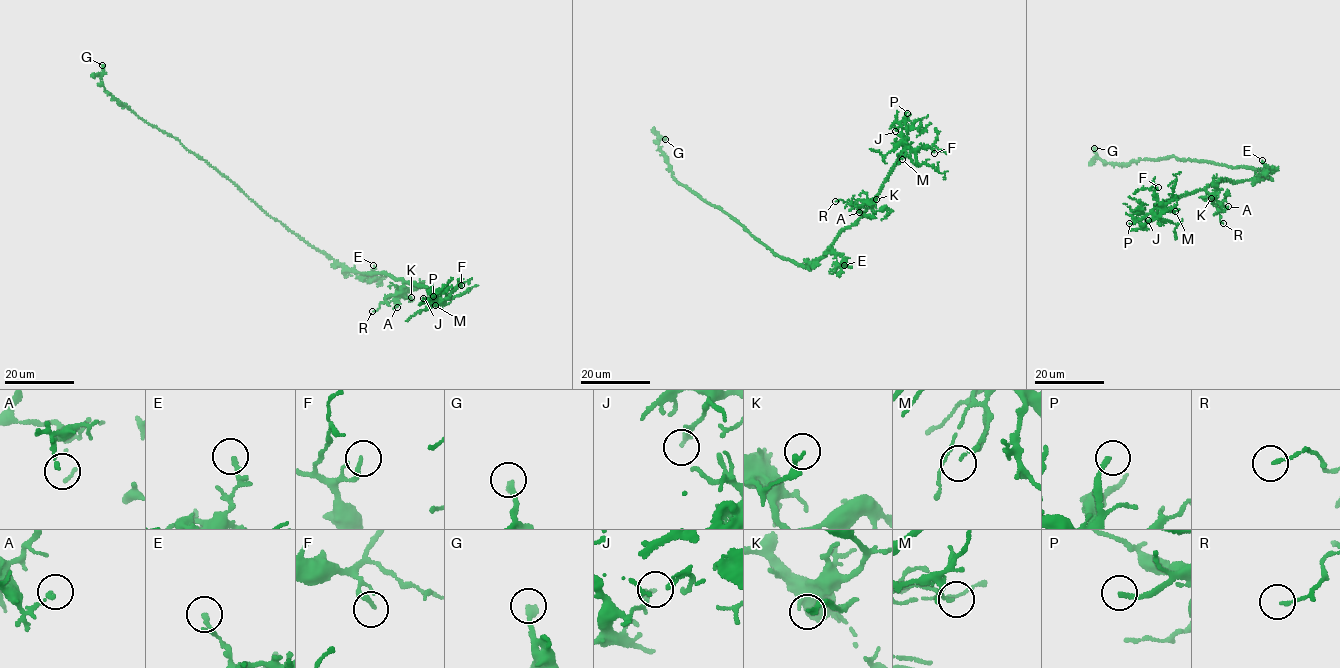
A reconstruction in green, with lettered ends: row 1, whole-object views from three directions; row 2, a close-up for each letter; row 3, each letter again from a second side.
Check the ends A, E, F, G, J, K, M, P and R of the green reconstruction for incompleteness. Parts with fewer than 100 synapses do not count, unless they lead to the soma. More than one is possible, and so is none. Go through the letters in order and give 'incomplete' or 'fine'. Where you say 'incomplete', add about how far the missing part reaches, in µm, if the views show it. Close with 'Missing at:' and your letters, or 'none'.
A: fine
E: fine
F: fine
G: fine
J: fine
K: fine
M: fine
P: incomplete | 30 µm
R: fine
Missing at: P

